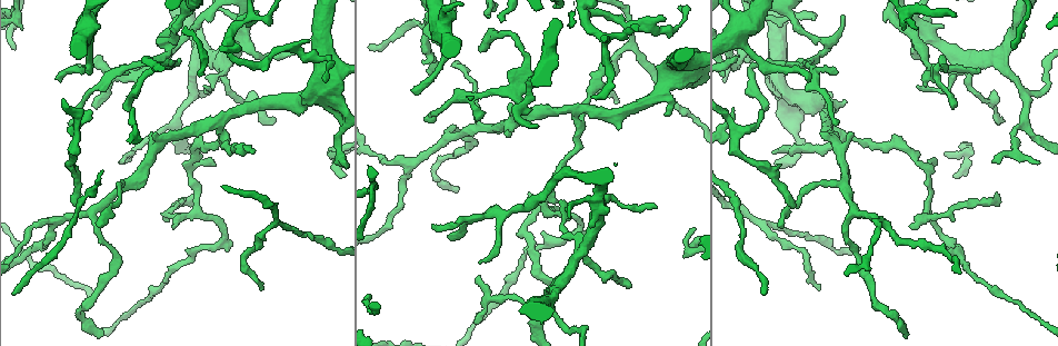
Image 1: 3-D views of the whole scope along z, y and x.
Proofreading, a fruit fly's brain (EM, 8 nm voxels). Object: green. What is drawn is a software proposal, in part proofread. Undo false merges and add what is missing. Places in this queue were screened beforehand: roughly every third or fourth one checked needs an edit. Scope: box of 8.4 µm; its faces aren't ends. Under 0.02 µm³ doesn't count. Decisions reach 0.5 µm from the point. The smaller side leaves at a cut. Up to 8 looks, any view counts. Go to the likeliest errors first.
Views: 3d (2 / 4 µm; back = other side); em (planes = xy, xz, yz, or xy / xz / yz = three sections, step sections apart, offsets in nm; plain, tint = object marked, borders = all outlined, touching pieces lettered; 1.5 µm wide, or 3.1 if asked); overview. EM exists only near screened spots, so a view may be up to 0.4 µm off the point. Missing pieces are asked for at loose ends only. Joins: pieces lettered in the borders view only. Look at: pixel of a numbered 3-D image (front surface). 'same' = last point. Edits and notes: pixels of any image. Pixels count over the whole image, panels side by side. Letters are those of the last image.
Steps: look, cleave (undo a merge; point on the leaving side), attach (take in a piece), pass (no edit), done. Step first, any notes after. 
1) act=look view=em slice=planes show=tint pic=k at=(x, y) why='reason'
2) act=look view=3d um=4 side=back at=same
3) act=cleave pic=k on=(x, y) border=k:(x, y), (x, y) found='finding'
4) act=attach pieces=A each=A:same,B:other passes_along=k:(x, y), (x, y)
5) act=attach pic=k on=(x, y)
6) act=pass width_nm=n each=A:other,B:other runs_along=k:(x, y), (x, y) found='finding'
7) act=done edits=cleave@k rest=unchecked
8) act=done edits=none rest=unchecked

act=look view=em slice=planes show=borders pic=1 at=(910, 226) why='branch stops here'

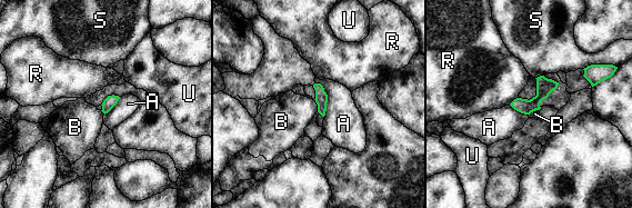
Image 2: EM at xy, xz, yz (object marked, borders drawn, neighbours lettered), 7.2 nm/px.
act=pass each=A:other,B:other,R:other,S:other,U:other border=2:(316, 82), (327, 95), (323, 116) found='no lettered piece goes on from it'

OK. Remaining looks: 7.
act=look view=em slice=planes show=borders pic=1 at=(514, 93) why='sharp bend'

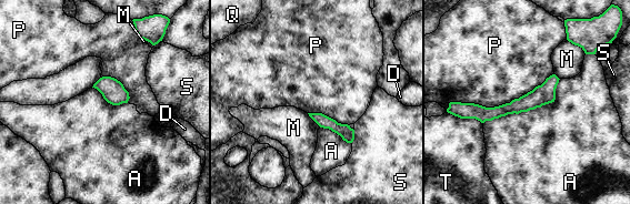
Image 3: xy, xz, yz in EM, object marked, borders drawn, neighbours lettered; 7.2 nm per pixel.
act=pass width_nm=120 each=A:other,D:other,M:other,P:other,Q:other,S:other,T:other found='continuous, no second neuron'

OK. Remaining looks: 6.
act=look view=3d um=4 pic=1 at=(764, 113) why='free end'

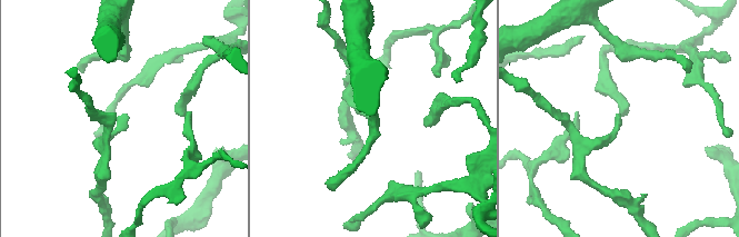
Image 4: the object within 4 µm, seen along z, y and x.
act=look view=em slice=yz step=8 show=borders pic=4 at=(127, 114)

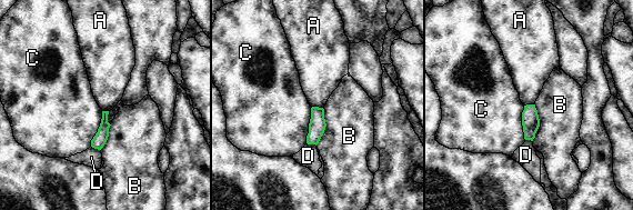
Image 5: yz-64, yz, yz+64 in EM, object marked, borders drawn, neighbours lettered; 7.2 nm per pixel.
act=look view=em slice=planes show=borders at=same

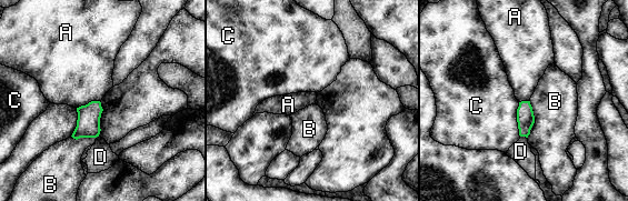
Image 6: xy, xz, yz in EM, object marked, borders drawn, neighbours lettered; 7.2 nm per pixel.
act=pass each=A:other,B:other,C:other,D:other border=6:(99, 100), (92, 100), (77, 108) found='none of them fits'

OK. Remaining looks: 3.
act=done edits=none rest=unchecked

